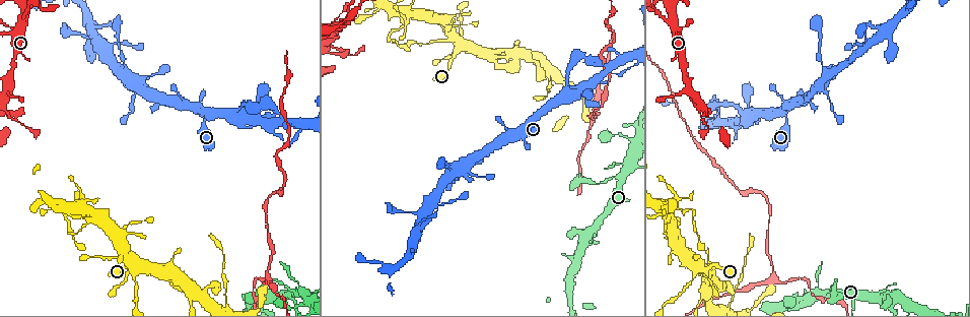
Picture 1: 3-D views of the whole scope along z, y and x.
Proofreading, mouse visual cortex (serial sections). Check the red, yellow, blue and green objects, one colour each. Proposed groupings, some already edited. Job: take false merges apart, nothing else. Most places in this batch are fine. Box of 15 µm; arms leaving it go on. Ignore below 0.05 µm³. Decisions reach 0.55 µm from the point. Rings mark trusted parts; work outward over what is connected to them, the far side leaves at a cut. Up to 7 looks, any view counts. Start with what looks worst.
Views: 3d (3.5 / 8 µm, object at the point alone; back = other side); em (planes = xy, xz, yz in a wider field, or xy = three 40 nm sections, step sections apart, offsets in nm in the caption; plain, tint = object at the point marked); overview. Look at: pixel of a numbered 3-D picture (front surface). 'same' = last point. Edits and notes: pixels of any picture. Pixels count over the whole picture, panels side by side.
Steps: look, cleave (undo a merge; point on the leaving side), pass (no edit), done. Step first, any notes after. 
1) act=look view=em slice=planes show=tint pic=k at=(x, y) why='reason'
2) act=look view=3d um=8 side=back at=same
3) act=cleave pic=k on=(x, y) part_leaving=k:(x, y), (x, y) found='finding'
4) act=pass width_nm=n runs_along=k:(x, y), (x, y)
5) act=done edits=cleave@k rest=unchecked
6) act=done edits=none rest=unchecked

act=look view=3d um=3.5 pic=1 at=(670, 10) why='looks like a crossing'

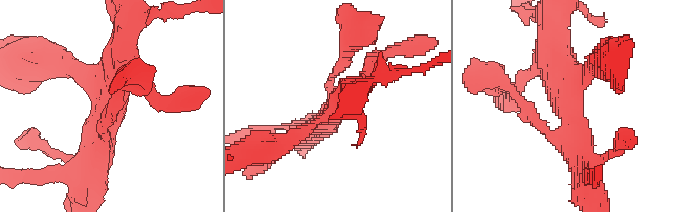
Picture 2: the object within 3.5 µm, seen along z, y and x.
act=look view=em slice=xy step=5 show=tint pic=2 at=(568, 104)

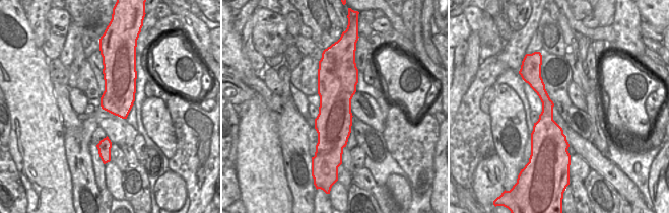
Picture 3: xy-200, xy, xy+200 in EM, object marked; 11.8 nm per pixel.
act=pass runs_along=2:(583, 166), (561, 88), (528, 76) found='continuous, no second cell'

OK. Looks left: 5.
act=look view=3d um=8 pic=1 at=(11, 76) why='sharp bend'

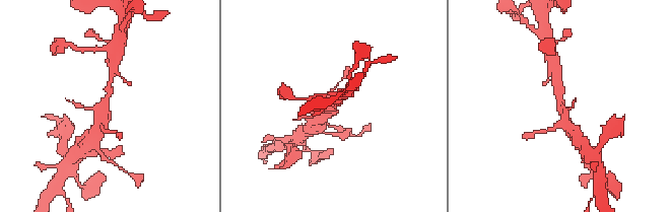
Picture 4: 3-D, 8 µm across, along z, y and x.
act=look view=3d um=3.5 pic=4 at=(563, 109) why='closer look'

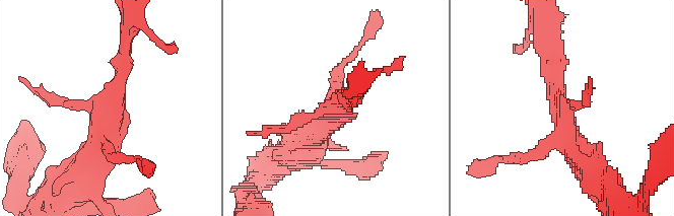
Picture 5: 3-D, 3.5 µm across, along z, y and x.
act=look view=em slice=xy step=3 show=tint pic=5 at=(339, 105)

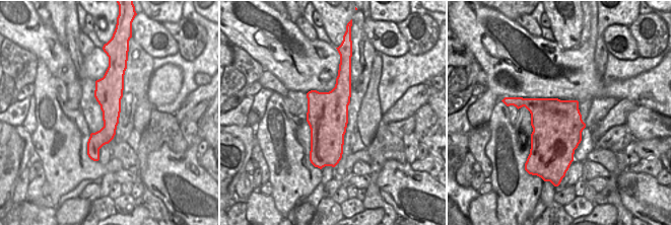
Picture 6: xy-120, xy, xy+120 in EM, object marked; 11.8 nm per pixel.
act=pass width_nm=480 runs_along=6:(112, 71), (110, 128), (95, 155) found='continuous, no second cell'

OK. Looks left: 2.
act=look view=3d um=8 pic=1 at=(459, 47) why='four or more arms meet'

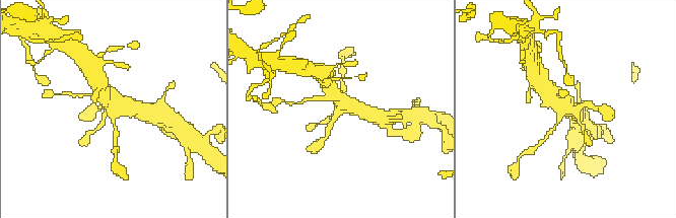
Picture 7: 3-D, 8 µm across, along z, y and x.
act=look view=em slice=xy step=3 show=tint pic=7 at=(567, 107) arms=4 arm_widths_nm=150,200,500,600

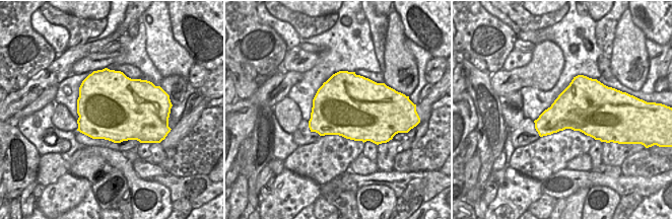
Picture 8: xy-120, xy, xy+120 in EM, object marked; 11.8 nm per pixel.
act=pass runs_along=7:(590, 105), (568, 110), (547, 90) found='all the same cell'

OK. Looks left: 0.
act=done edits=none rest=unchecked

